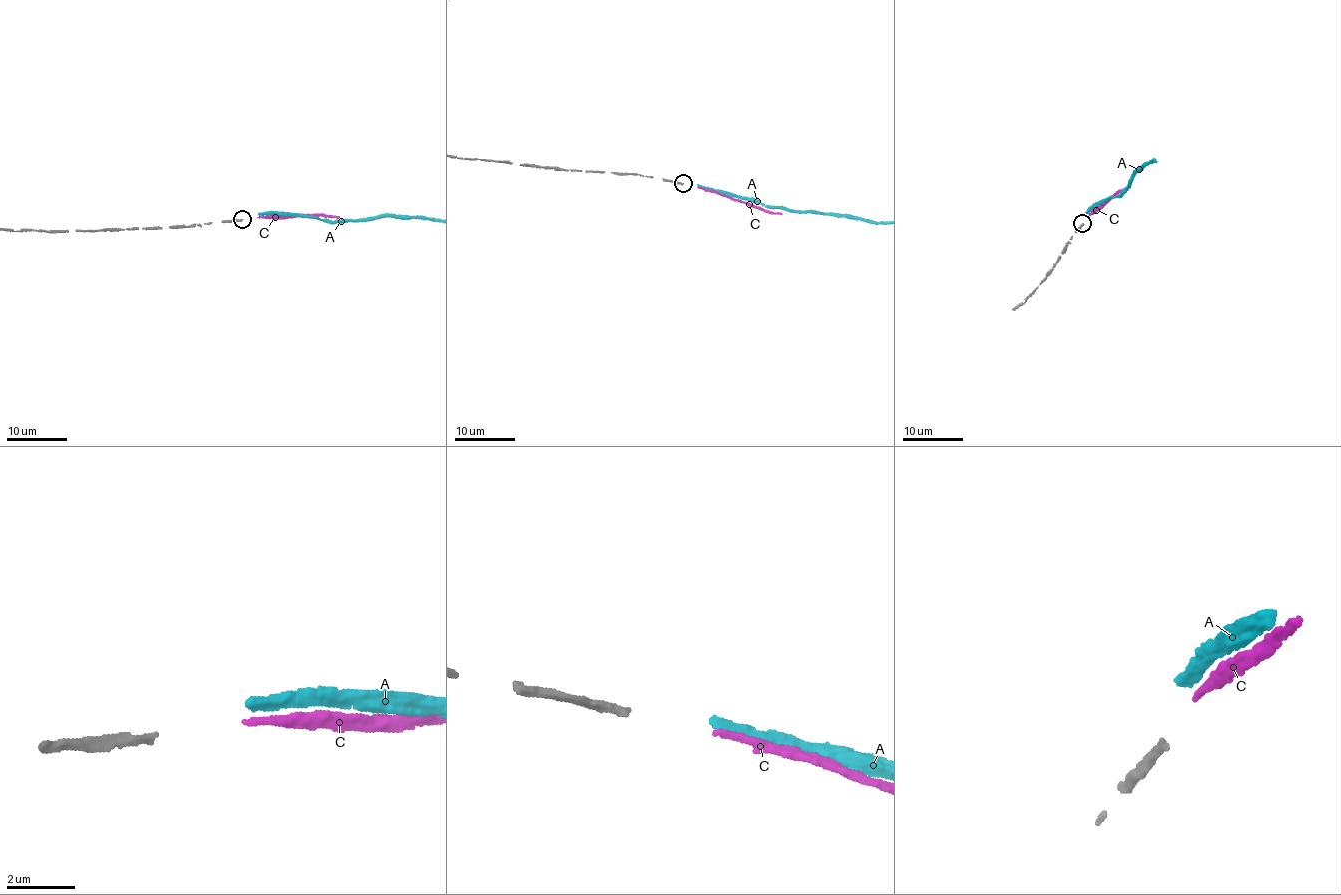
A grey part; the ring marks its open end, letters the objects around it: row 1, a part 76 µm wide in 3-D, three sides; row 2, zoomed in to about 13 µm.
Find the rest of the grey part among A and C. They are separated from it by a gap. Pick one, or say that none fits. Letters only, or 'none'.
C

